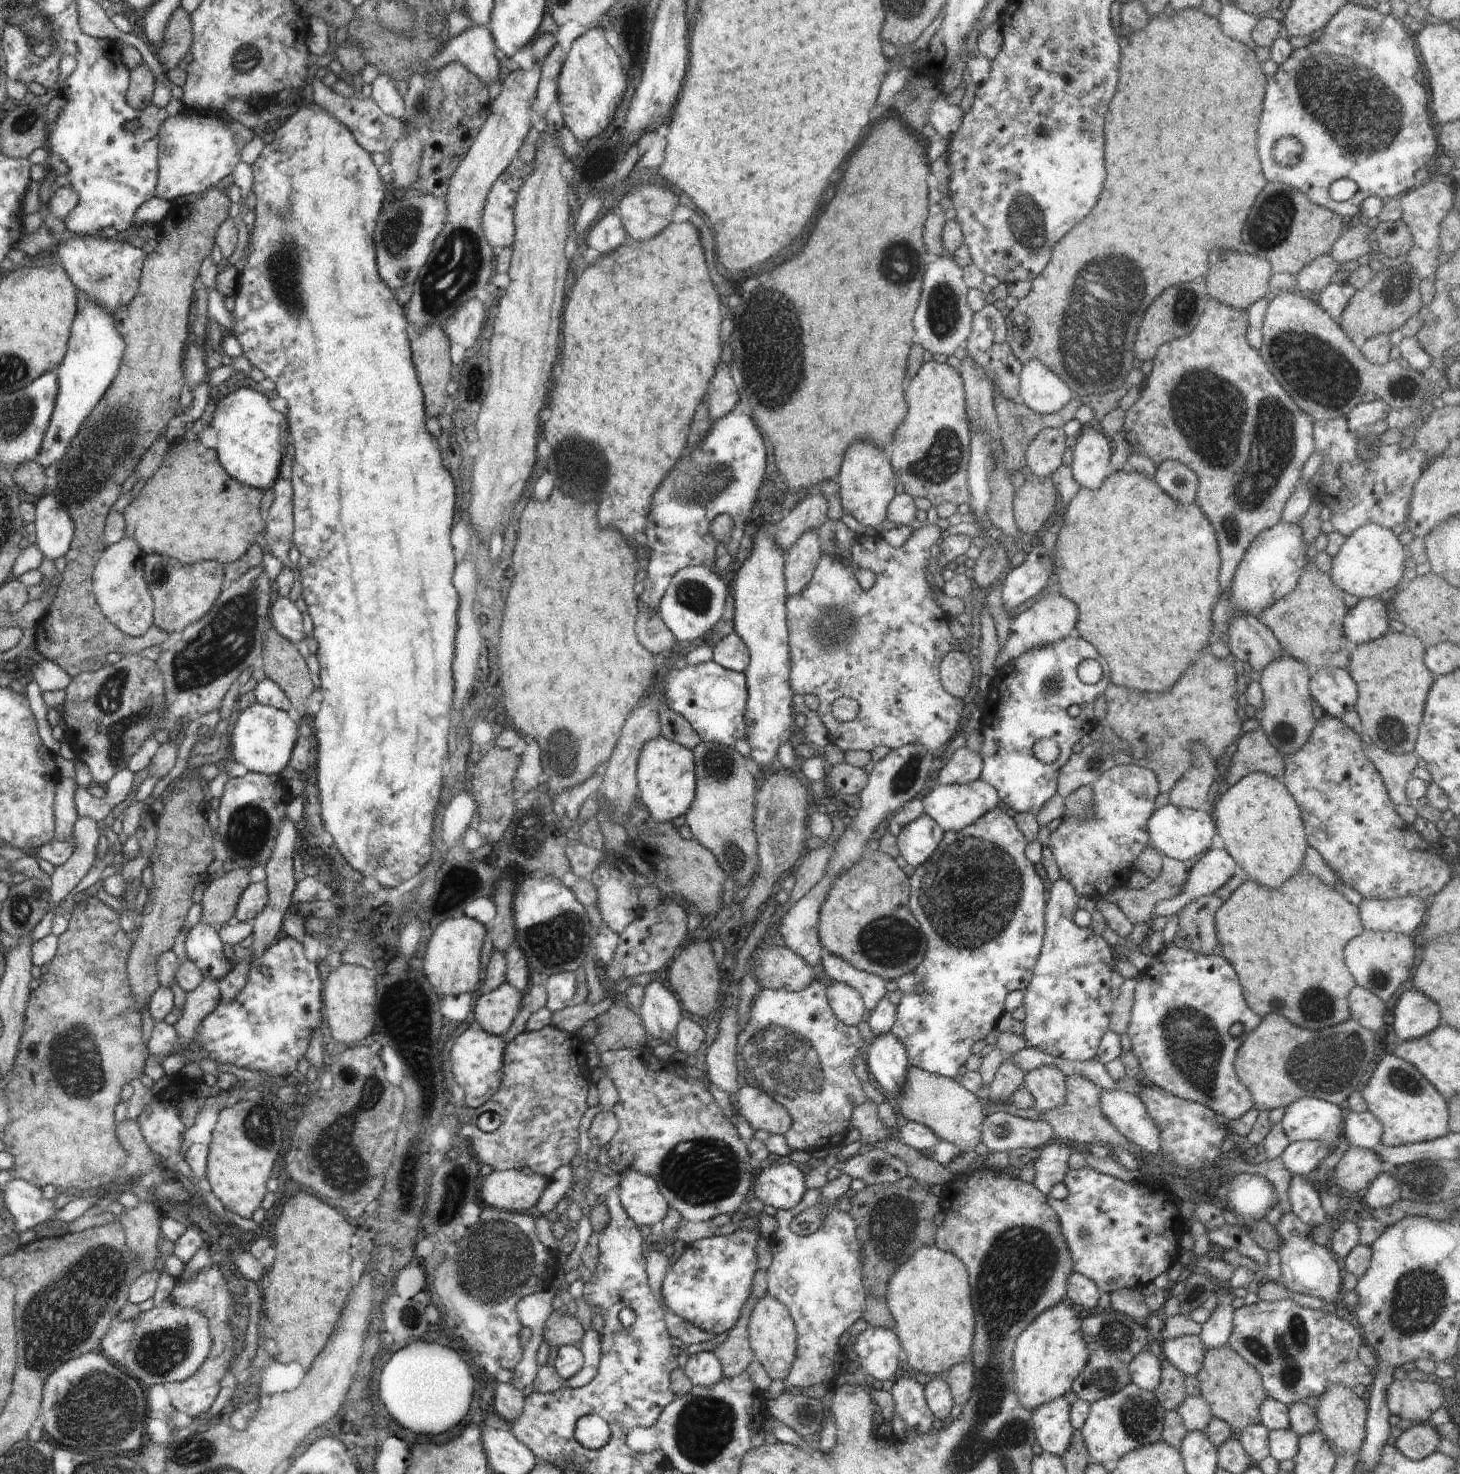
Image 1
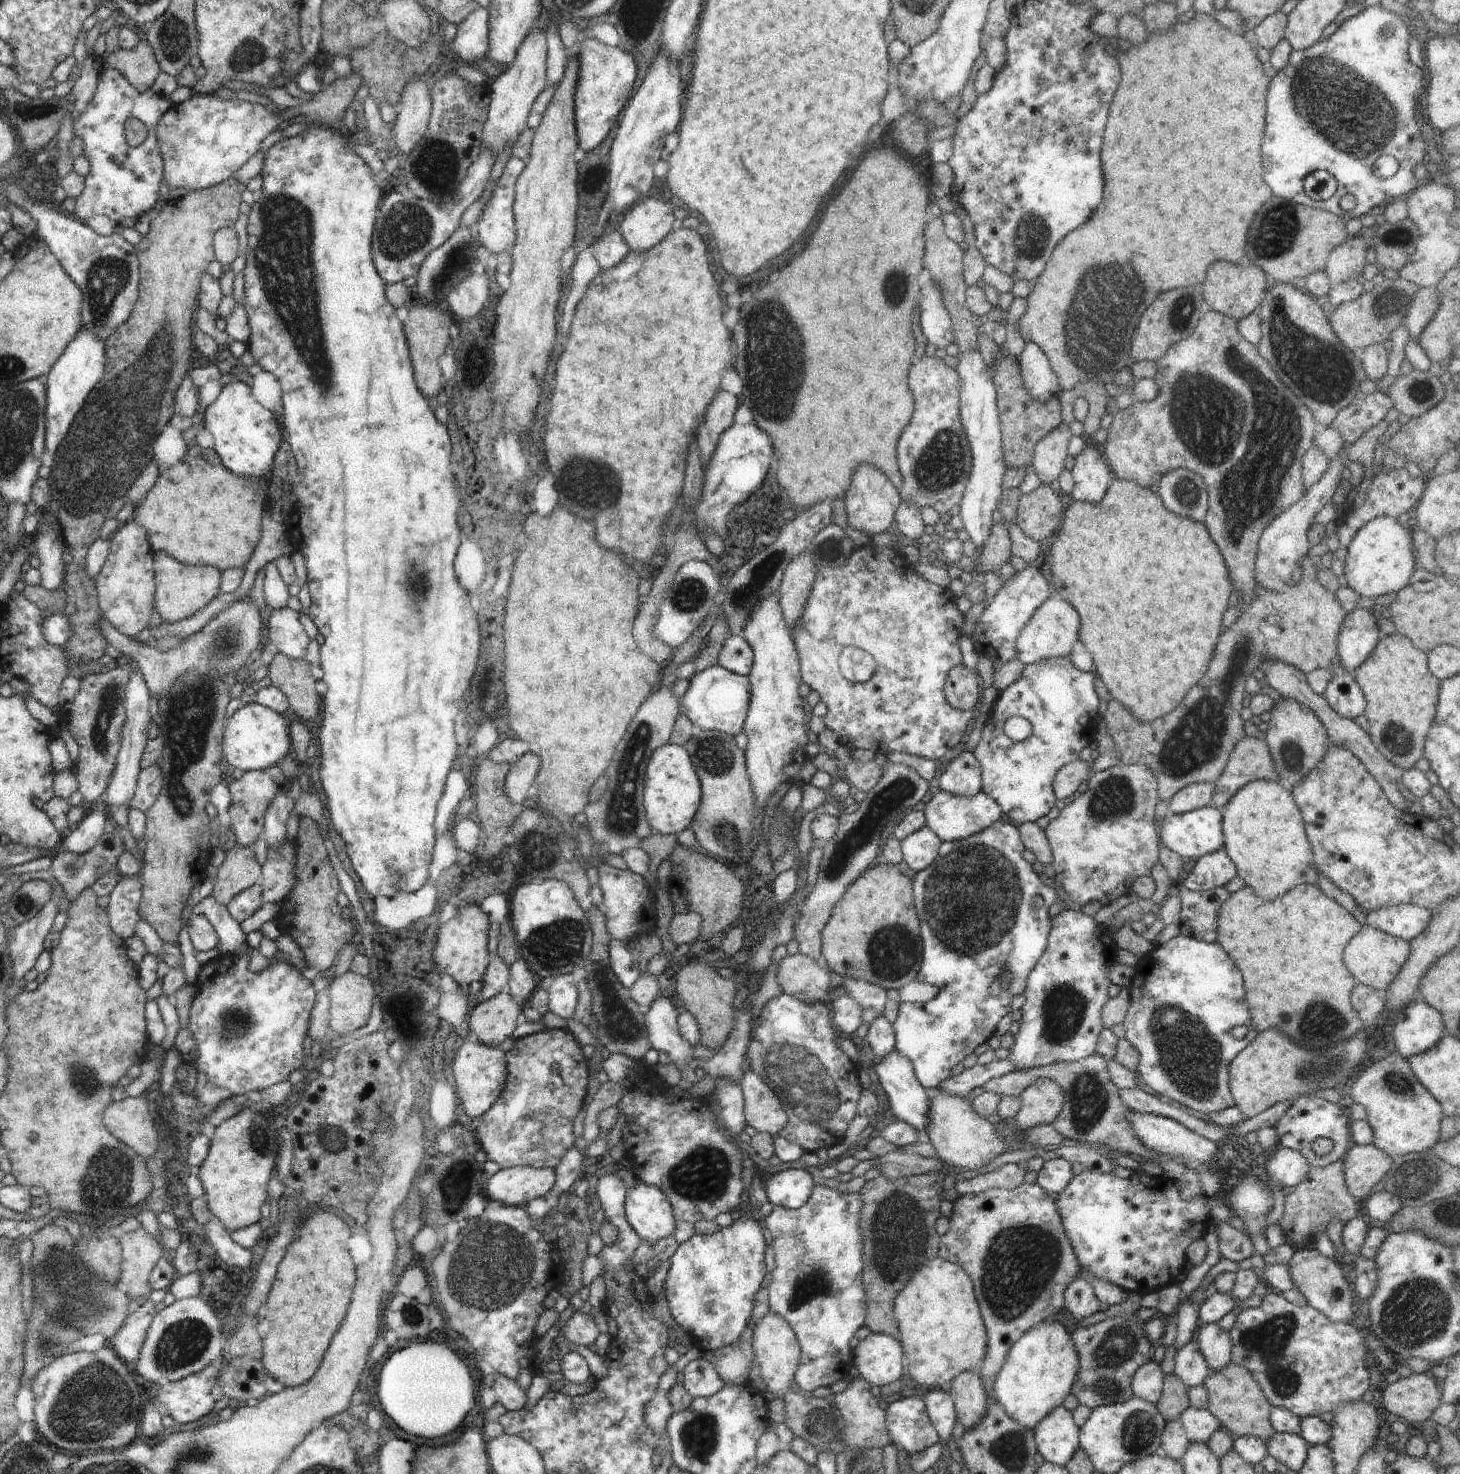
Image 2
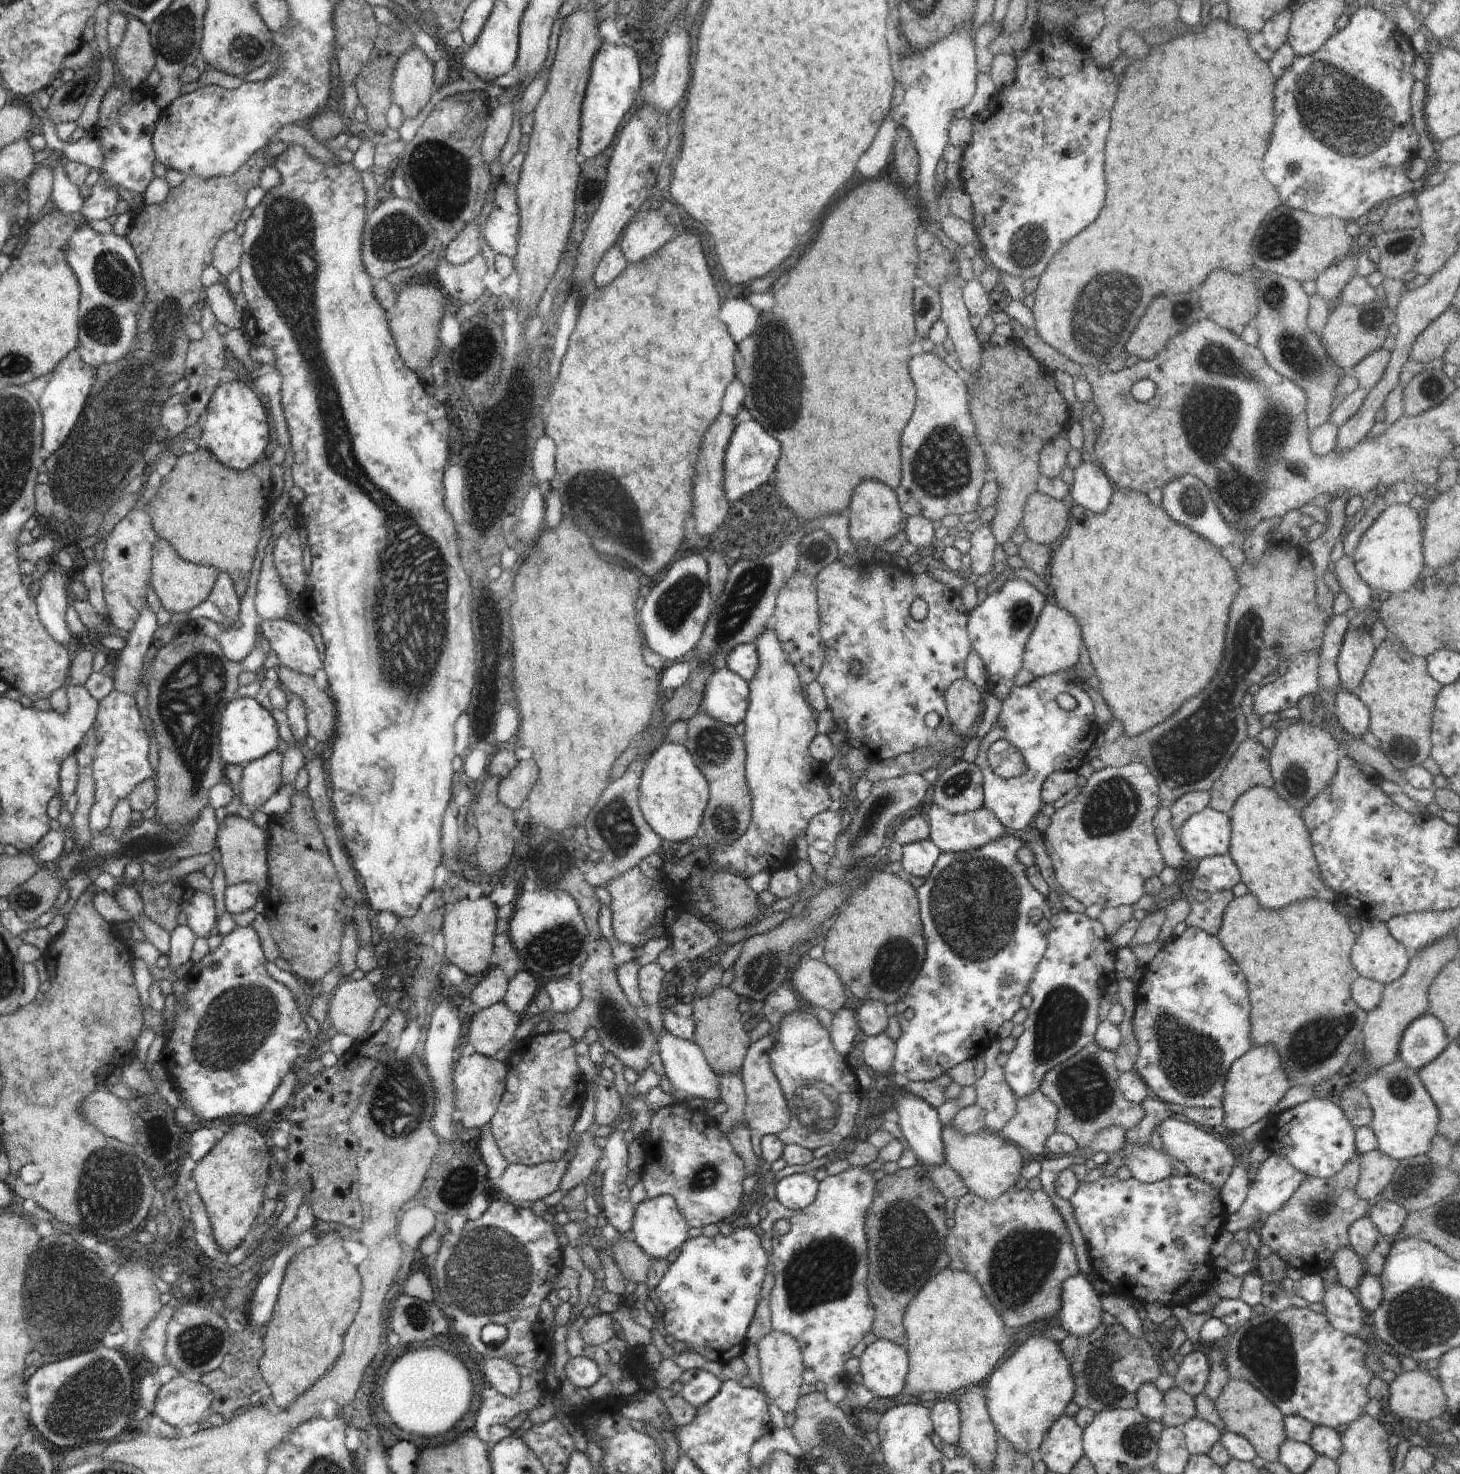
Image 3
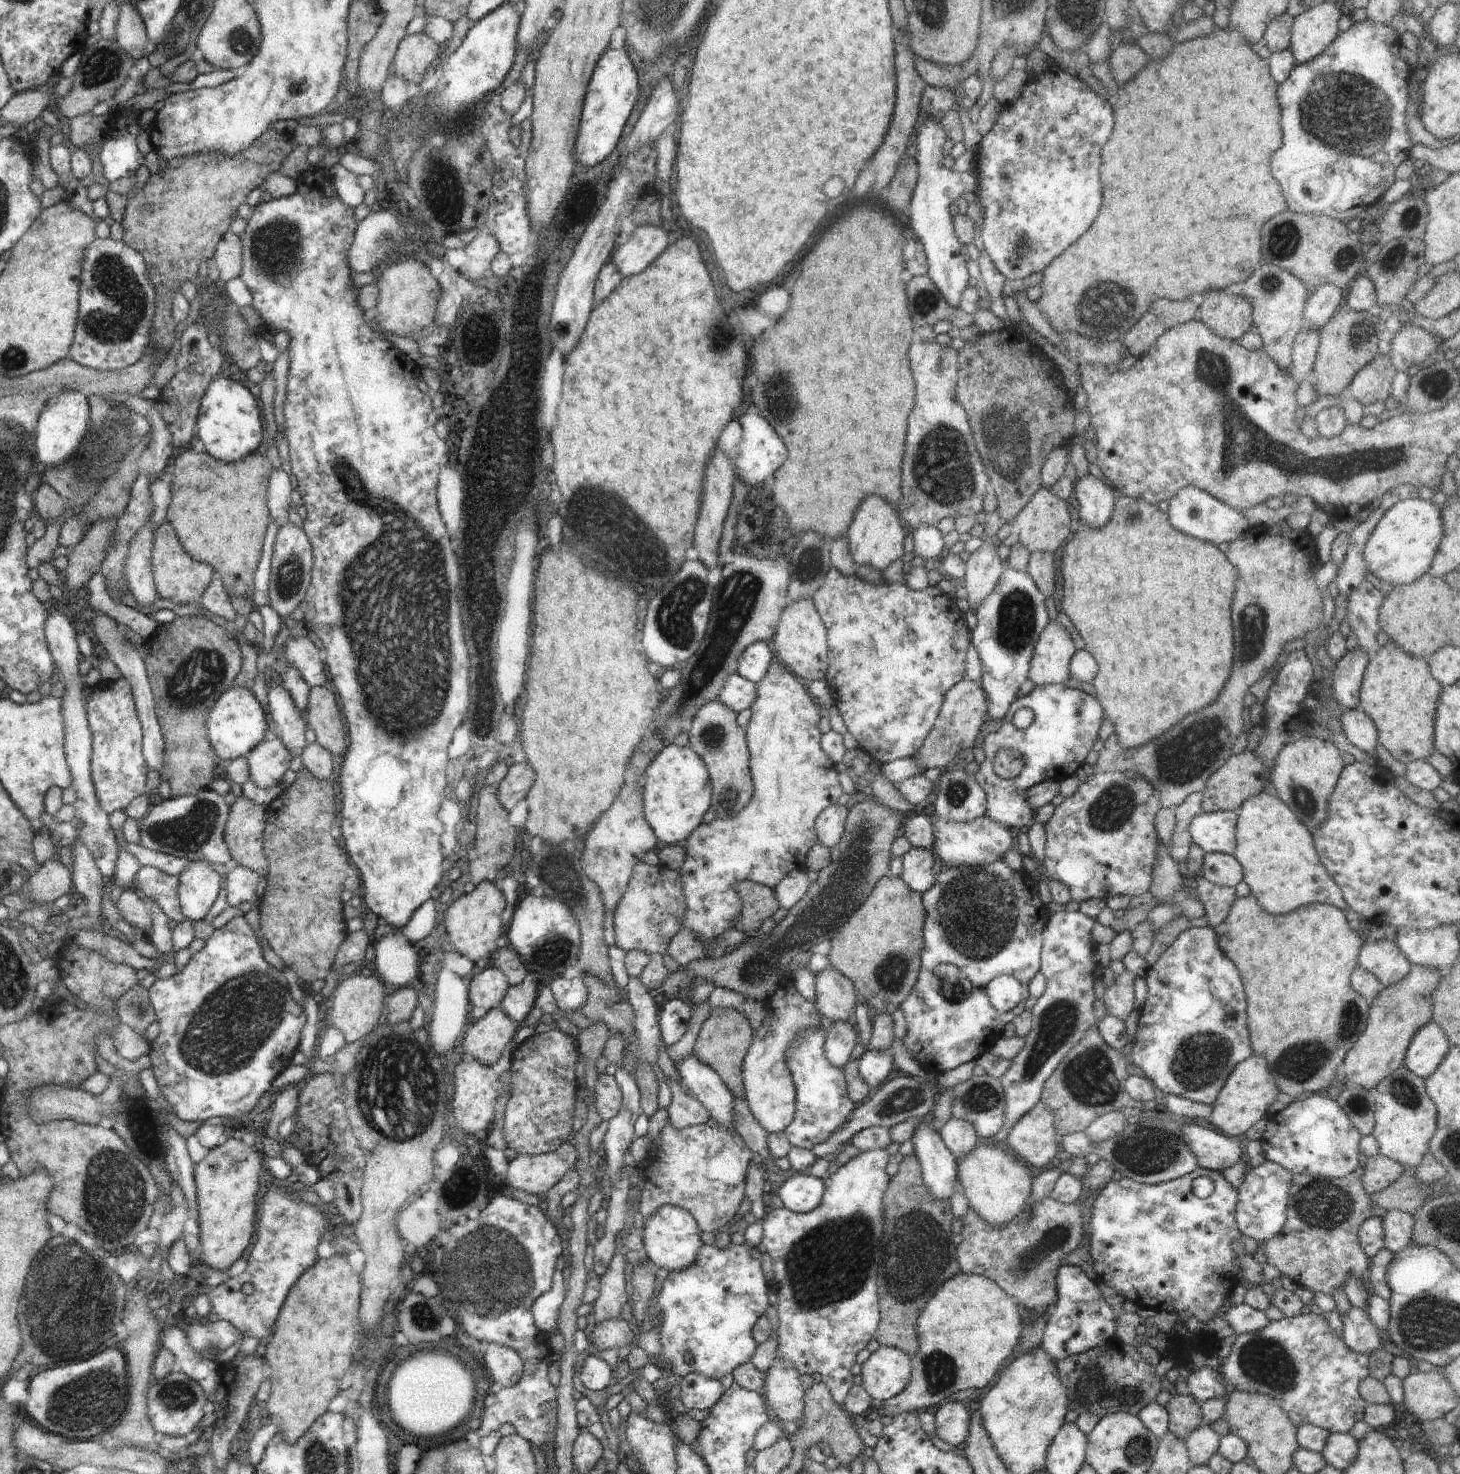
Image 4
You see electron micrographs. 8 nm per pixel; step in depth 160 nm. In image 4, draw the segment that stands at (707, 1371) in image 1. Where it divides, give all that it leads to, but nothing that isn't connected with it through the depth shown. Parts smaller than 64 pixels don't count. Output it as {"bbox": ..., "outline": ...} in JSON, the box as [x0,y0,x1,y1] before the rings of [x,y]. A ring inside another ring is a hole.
{"bbox":[680,1372,725,1410],"outline":[[[700,1372],[688,1374],[680,1382],[680,1400],[688,1410],[710,1410],[725,1390],[719,1380],[706,1378]]]}

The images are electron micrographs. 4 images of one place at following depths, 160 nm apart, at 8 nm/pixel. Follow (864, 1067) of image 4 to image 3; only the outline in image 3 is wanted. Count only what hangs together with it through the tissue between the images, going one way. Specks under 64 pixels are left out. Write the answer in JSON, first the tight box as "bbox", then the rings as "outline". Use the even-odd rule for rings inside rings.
{"bbox":[859,1032,895,1073],"outline":[[[885,1032],[878,1036],[870,1036],[866,1042],[862,1043],[862,1052],[859,1056],[863,1058],[863,1066],[870,1073],[888,1072],[895,1058],[895,1043],[887,1036]]]}

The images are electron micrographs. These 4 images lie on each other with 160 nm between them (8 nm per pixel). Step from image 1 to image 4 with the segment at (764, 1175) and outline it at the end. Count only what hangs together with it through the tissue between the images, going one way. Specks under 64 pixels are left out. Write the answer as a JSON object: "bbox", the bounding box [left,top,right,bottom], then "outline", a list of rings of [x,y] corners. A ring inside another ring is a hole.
{"bbox":[778,1174,824,1213],"outline":[[[796,1174],[788,1178],[778,1191],[784,1207],[791,1212],[808,1213],[820,1206],[824,1197],[823,1179],[811,1175]]]}

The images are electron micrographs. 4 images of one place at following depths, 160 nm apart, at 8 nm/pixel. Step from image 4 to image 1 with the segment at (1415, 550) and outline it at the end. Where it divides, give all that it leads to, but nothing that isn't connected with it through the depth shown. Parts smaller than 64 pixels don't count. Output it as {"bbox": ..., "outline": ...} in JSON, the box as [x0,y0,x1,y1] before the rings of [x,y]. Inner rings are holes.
{"bbox":[1329,523,1409,599],"outline":[[[1369,523],[1362,526],[1346,538],[1340,552],[1331,558],[1332,570],[1329,578],[1332,584],[1338,590],[1358,599],[1377,598],[1382,592],[1403,585],[1403,574],[1407,565],[1405,561],[1409,555],[1405,539],[1378,524]]]}

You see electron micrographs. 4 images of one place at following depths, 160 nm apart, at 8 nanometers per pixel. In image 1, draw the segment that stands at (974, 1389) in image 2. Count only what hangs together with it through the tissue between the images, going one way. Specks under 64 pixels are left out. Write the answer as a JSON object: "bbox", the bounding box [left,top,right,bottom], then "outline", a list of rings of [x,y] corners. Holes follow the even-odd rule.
{"bbox":[940,1359,974,1408],"outline":[[[968,1359],[964,1360],[962,1364],[954,1364],[940,1376],[941,1380],[950,1388],[953,1402],[960,1404],[961,1408],[964,1408],[964,1404],[970,1398],[974,1384],[974,1372],[971,1360]]]}

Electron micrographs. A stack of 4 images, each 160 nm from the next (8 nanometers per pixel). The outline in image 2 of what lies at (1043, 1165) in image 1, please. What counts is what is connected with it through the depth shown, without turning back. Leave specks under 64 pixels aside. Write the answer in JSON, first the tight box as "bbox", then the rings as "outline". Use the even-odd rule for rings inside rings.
{"bbox":[1037,1158,1074,1196],"outline":[[[1053,1158],[1044,1162],[1043,1170],[1038,1172],[1037,1186],[1040,1186],[1046,1194],[1058,1196],[1074,1178],[1073,1166],[1062,1158]]]}

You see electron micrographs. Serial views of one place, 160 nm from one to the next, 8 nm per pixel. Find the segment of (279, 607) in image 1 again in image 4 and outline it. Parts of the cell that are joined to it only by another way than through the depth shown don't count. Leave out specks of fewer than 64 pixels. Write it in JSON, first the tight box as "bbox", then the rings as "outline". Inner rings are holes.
{"bbox":[284,638,329,687],"outline":[[[288,638],[284,644],[287,664],[292,664],[310,687],[326,687],[329,678],[327,666],[320,660],[320,652],[306,638]]]}

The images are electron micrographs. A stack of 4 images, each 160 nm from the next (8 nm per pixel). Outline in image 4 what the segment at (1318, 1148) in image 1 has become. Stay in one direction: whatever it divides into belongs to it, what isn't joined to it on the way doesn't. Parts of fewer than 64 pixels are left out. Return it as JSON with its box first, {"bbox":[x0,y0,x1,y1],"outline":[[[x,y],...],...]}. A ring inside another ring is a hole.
{"bbox":[1236,1160,1292,1245],"outline":[[[1268,1160],[1246,1172],[1238,1186],[1238,1204],[1236,1204],[1236,1224],[1242,1235],[1262,1245],[1282,1232],[1288,1218],[1292,1176],[1288,1170]]]}

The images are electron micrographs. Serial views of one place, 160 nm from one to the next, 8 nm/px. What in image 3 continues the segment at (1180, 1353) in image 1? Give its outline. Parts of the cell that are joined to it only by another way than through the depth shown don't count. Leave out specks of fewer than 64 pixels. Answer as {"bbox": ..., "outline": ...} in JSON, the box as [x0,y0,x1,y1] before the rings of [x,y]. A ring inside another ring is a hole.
{"bbox":[1174,1350,1210,1398],"outline":[[[1194,1350],[1187,1356],[1176,1370],[1174,1387],[1194,1398],[1205,1391],[1210,1366],[1207,1356]]]}

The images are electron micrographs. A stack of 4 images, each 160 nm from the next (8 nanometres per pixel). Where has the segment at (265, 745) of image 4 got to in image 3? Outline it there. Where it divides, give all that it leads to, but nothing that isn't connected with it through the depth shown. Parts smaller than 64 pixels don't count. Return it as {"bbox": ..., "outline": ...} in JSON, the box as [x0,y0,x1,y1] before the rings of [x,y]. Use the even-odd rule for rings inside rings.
{"bbox":[239,750,283,813],"outline":[[[272,750],[270,754],[245,765],[239,795],[241,803],[248,806],[251,813],[254,810],[260,811],[268,798],[280,789],[283,760],[278,750]]]}

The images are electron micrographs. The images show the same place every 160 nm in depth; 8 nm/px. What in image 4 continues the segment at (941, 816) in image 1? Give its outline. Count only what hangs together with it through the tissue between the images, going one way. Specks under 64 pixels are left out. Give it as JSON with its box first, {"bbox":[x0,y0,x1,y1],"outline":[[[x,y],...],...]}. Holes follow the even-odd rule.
{"bbox":[933,816,1016,866],"outline":[[[988,816],[968,823],[946,822],[940,818],[934,825],[935,842],[933,852],[942,860],[942,866],[982,866],[1003,860],[1006,852],[1016,846],[1016,833]]]}

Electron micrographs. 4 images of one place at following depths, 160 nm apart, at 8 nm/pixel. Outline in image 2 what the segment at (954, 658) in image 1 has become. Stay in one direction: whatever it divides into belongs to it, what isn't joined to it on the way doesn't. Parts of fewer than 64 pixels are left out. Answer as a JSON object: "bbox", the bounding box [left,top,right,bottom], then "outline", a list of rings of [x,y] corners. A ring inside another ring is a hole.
{"bbox":[945,666,982,712],"outline":[[[954,666],[946,678],[945,698],[954,710],[975,712],[980,704],[982,687],[979,675],[966,666]]]}

